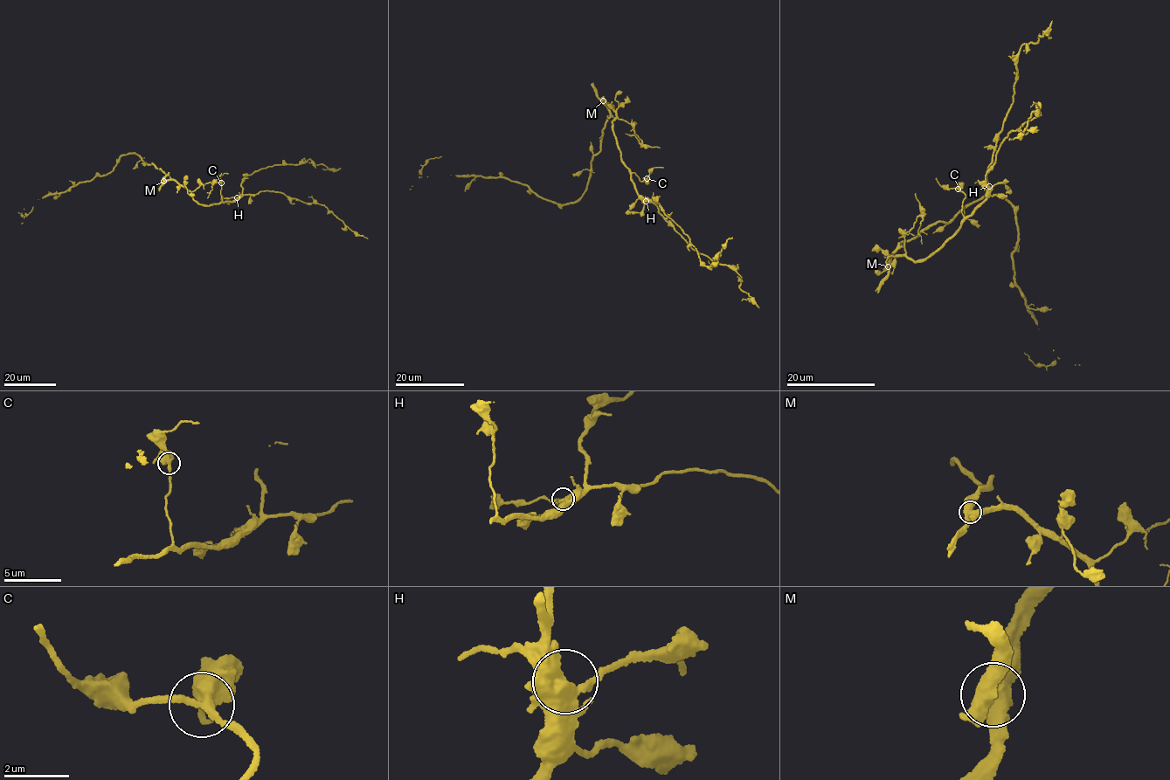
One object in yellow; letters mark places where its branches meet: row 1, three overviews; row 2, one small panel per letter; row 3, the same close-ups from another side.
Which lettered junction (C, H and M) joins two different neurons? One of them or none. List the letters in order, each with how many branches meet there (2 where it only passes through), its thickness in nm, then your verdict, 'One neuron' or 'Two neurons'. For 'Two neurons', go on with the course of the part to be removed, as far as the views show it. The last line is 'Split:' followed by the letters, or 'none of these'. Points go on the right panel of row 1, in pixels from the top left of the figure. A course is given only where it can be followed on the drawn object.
C: Branches: 3. Thickness 340 nm. One neuron
H: Branches: 5. Thickness 440 nm. One neuron
M: Branches: 4. Thickness 500 nm. Two neurons. Course of the part to remove: (888, 265), (903, 243), (1000, 195), (1039, 329), (1025, 353), (1080, 365)
Split: M

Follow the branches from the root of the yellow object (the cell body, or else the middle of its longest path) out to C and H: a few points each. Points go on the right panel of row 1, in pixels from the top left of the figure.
C: (889, 264), (889, 257), (897, 255), (914, 261), (928, 257), (959, 231), (965, 194), (958, 189)
H: (889, 264), (890, 256), (905, 255), (914, 261), (943, 248), (959, 231), (961, 222), (984, 203), (989, 186)

